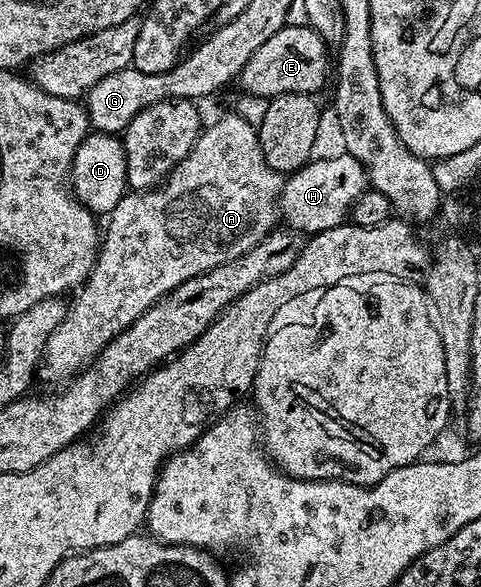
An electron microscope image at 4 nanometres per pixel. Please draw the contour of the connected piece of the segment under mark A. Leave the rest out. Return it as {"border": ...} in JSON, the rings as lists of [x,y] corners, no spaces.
{"border":[[[229,111],[226,117],[218,119],[214,125],[206,124],[202,128],[201,135],[197,142],[191,147],[189,154],[179,162],[169,176],[161,182],[160,185],[146,189],[144,191],[129,191],[123,199],[119,199],[119,203],[107,215],[109,226],[104,226],[103,236],[99,241],[97,251],[97,261],[93,265],[93,269],[89,272],[89,278],[85,280],[84,285],[76,290],[73,305],[68,306],[65,314],[65,321],[55,327],[55,331],[47,339],[45,344],[45,355],[39,366],[39,377],[45,381],[61,381],[68,382],[77,376],[82,369],[92,365],[97,360],[97,354],[103,351],[103,347],[107,347],[109,341],[114,341],[119,334],[125,329],[131,327],[131,323],[135,323],[145,311],[147,311],[158,299],[165,297],[171,291],[175,291],[175,287],[179,287],[179,283],[183,283],[187,279],[195,279],[195,275],[203,275],[207,271],[211,271],[215,267],[219,267],[223,263],[227,263],[231,259],[239,259],[239,255],[247,255],[247,251],[251,251],[251,247],[255,247],[260,243],[266,235],[273,232],[279,221],[279,202],[283,196],[283,177],[282,174],[275,172],[269,164],[263,159],[263,151],[261,144],[257,142],[257,126],[247,123],[247,119],[243,119],[236,111]]]}

